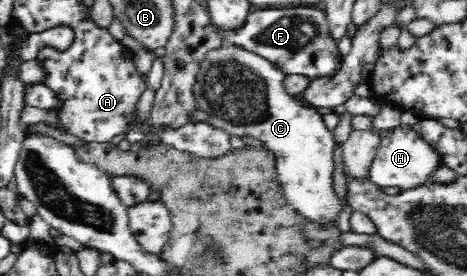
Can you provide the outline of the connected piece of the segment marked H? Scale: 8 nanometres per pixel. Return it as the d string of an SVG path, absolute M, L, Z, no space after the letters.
M400 124L386 132L381 139L374 159L369 169L369 180L383 187L400 187L400 189L412 189L428 183L427 177L436 167L442 166L439 154L424 141L418 133L410 129L409 125Z

